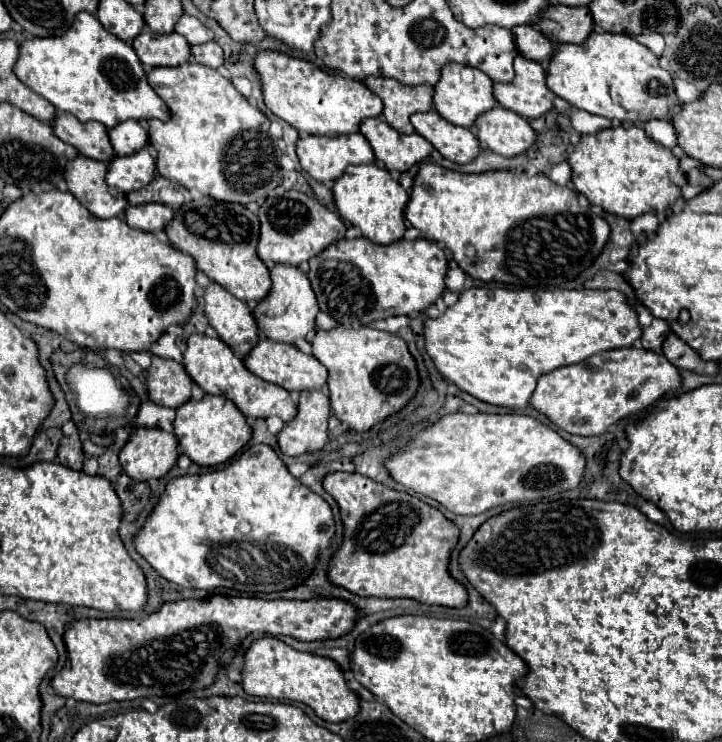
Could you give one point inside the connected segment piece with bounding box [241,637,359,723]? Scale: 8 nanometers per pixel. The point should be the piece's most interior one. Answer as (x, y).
(273, 669)

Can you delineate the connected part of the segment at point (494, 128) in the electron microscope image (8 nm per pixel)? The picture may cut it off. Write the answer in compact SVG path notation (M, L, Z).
M503 107L483 113L475 127L479 141L503 157L519 157L537 141L537 131L529 121Z

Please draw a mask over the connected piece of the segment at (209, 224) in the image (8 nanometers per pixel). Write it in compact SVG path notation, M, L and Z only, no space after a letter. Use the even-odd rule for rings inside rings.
M199 197L175 211L175 219L165 227L169 241L183 253L189 253L197 269L225 287L241 301L263 301L271 291L271 273L257 255L259 217L239 203L221 203L211 197Z

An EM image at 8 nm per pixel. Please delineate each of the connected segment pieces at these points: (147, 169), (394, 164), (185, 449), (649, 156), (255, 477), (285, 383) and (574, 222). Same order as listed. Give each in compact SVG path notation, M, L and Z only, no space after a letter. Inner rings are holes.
M141 149L131 157L117 157L111 161L111 171L107 173L107 183L121 193L141 191L157 175L155 157L149 149Z
M381 117L365 119L361 125L361 135L369 141L377 161L381 161L387 171L403 173L411 165L427 161L435 149L425 137L417 133L403 135Z
M205 395L201 401L187 401L183 407L177 409L177 417L173 421L175 435L179 439L181 453L185 453L193 463L203 467L213 467L227 463L233 459L253 437L253 431L243 417L243 413L223 397Z
M617 125L599 133L583 135L575 151L569 155L573 167L573 185L593 205L625 219L645 213L665 217L671 205L681 199L681 189L689 183L679 159L671 149L655 143L637 125Z
M253 445L223 469L169 481L143 531L135 537L135 549L161 577L181 587L205 591L225 587L259 595L305 583L317 565L319 553L331 547L333 537L335 519L329 503L295 479L269 445Z
M261 339L259 345L255 345L255 349L251 351L251 355L247 355L245 365L257 377L261 377L265 381L271 381L275 385L281 385L289 393L323 389L327 385L327 369L323 367L323 363L319 363L311 355L305 355L297 347L283 345L283 343L275 343L275 341L269 341L269 339Z
M423 163L405 217L427 239L451 249L459 267L473 279L559 289L593 265L611 235L601 215L583 211L577 191L553 183L547 175L527 177L513 171L467 175Z

